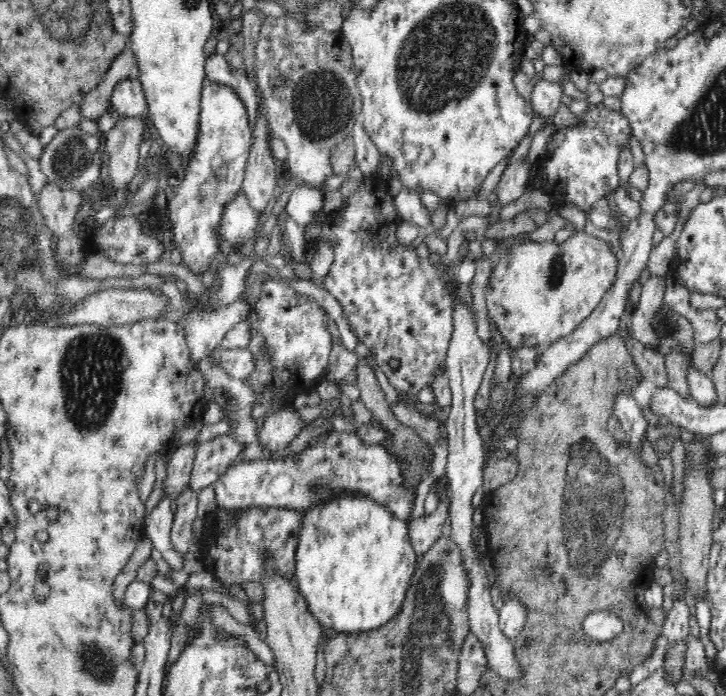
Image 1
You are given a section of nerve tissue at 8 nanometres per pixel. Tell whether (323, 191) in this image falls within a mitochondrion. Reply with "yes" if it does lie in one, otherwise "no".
no

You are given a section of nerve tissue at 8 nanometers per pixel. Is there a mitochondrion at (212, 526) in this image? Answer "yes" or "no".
no

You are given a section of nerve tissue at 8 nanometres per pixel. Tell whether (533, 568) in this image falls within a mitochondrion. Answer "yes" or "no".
no

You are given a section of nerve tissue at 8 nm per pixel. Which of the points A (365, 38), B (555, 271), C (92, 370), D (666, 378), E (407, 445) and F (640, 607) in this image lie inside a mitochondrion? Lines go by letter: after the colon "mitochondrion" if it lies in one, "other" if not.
A: other
B: mitochondrion
C: mitochondrion
D: other
E: mitochondrion
F: other

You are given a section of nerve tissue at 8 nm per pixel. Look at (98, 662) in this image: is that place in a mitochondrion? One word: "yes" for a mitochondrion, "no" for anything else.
yes

